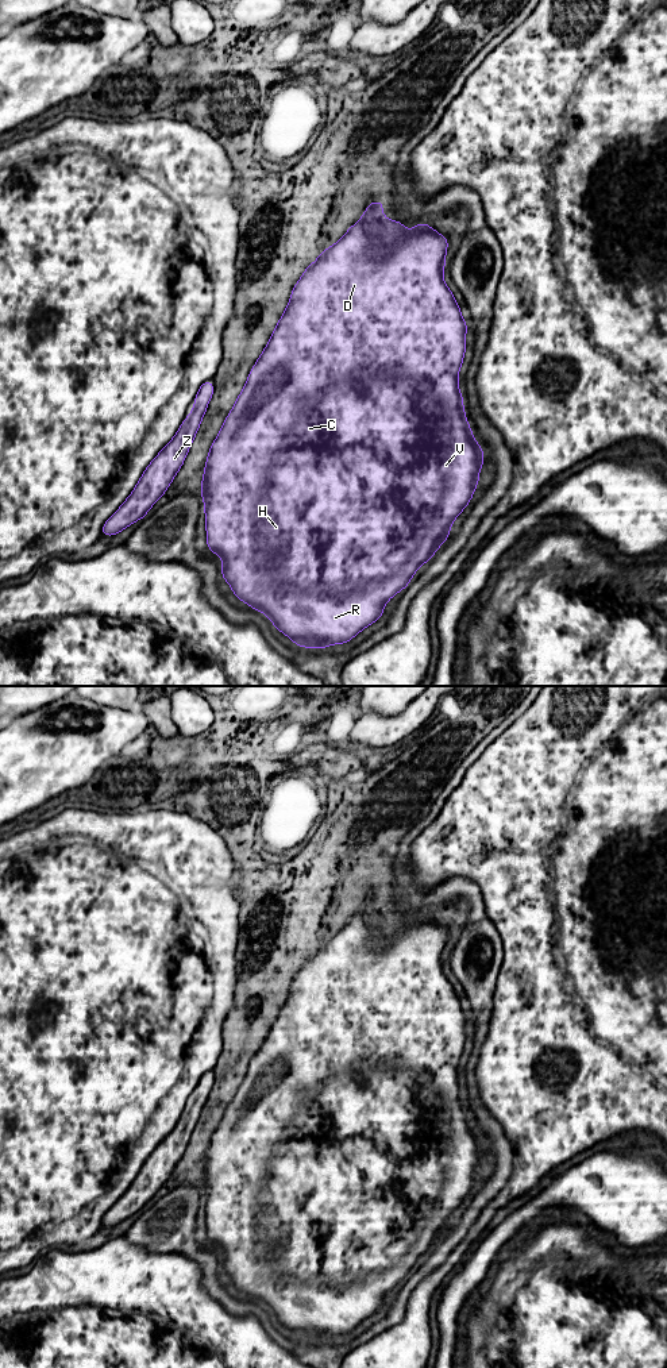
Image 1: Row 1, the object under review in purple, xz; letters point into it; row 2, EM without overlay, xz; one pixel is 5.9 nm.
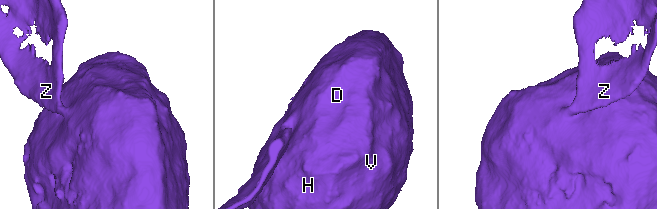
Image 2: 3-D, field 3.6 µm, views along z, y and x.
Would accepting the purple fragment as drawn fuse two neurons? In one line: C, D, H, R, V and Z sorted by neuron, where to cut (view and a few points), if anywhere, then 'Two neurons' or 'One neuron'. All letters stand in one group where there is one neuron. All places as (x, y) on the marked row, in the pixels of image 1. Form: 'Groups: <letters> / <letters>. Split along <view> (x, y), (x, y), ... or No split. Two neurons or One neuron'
Groups: C D H R V Z. No split. One neuron

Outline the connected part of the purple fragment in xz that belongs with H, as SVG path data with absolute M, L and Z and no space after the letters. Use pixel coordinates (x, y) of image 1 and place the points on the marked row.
M383 201L370 203L361 220L356 224L348 227L348 231L339 242L325 248L320 257L305 269L304 274L294 285L288 308L282 313L267 346L251 369L243 390L240 392L232 411L224 420L217 438L211 446L203 474L203 483L200 486L205 510L207 544L215 555L221 556L221 575L225 582L230 583L232 593L250 608L265 613L273 621L274 628L290 637L296 646L305 648L327 648L331 644L347 643L383 614L385 604L400 590L406 589L417 569L427 563L451 535L450 527L460 515L460 512L469 505L475 492L475 486L479 482L479 470L485 462L483 450L475 442L470 424L466 420L463 397L458 385L459 369L466 351L467 324L460 315L459 304L443 280L448 239L437 234L436 230L427 226L424 221L419 223L413 230L406 231L401 221L386 219L382 213L382 207Z

